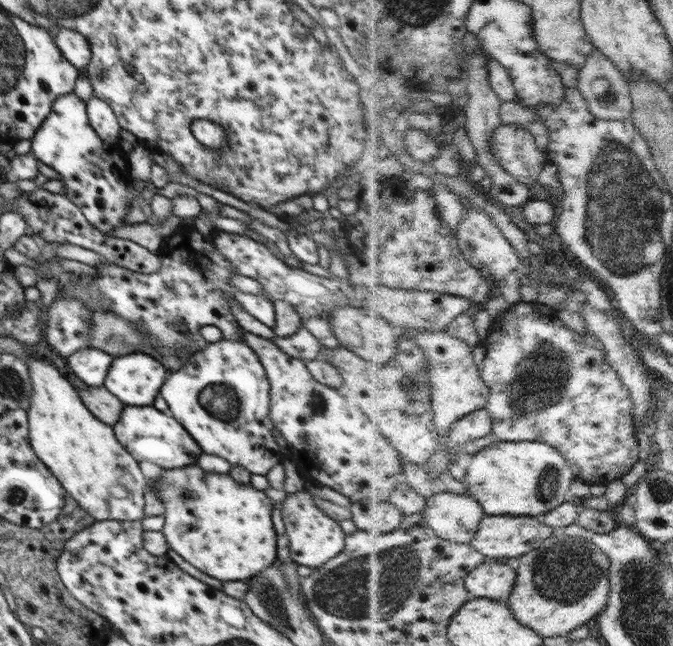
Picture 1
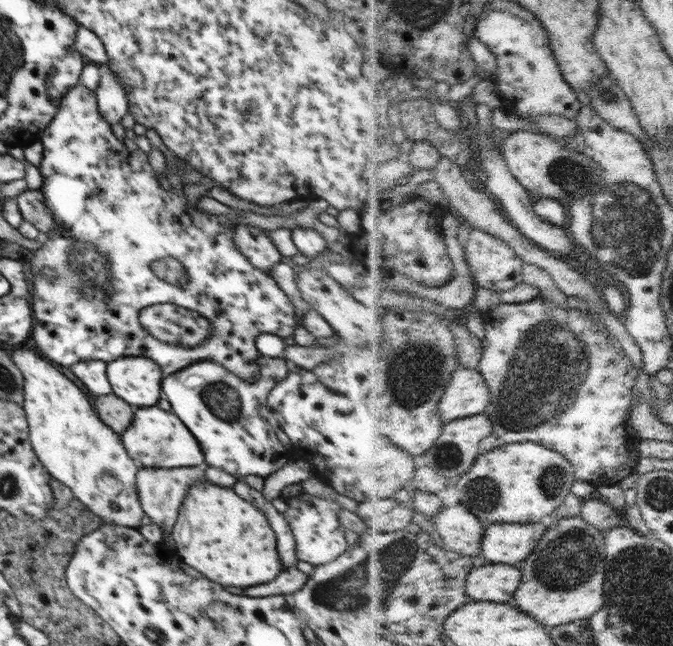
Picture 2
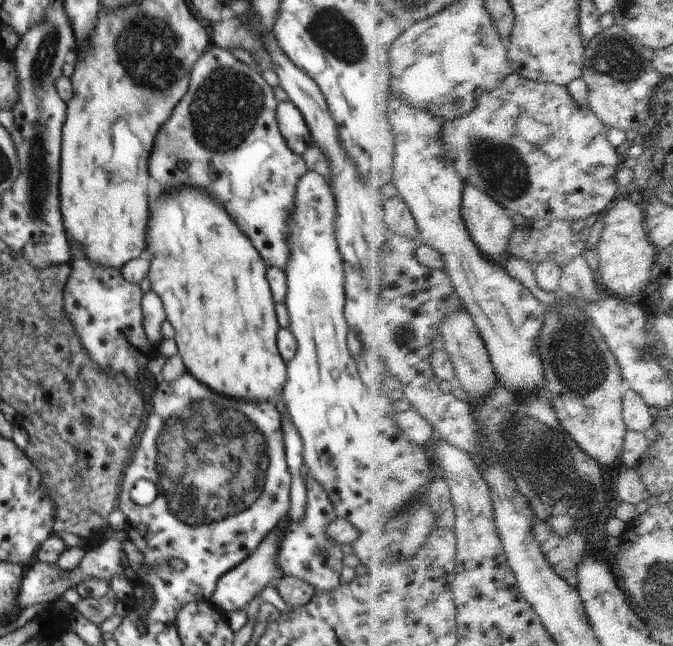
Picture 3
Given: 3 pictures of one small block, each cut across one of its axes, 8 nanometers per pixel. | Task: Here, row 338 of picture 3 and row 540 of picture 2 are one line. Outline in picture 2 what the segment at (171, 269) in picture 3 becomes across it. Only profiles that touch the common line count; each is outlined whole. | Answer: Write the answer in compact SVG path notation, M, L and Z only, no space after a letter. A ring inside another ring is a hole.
M194 482L179 506L179 515L171 536L182 563L190 565L200 571L204 578L222 586L248 588L262 582L270 582L284 570L276 552L276 538L266 516L250 502L240 498L232 488L220 488L212 482Z

